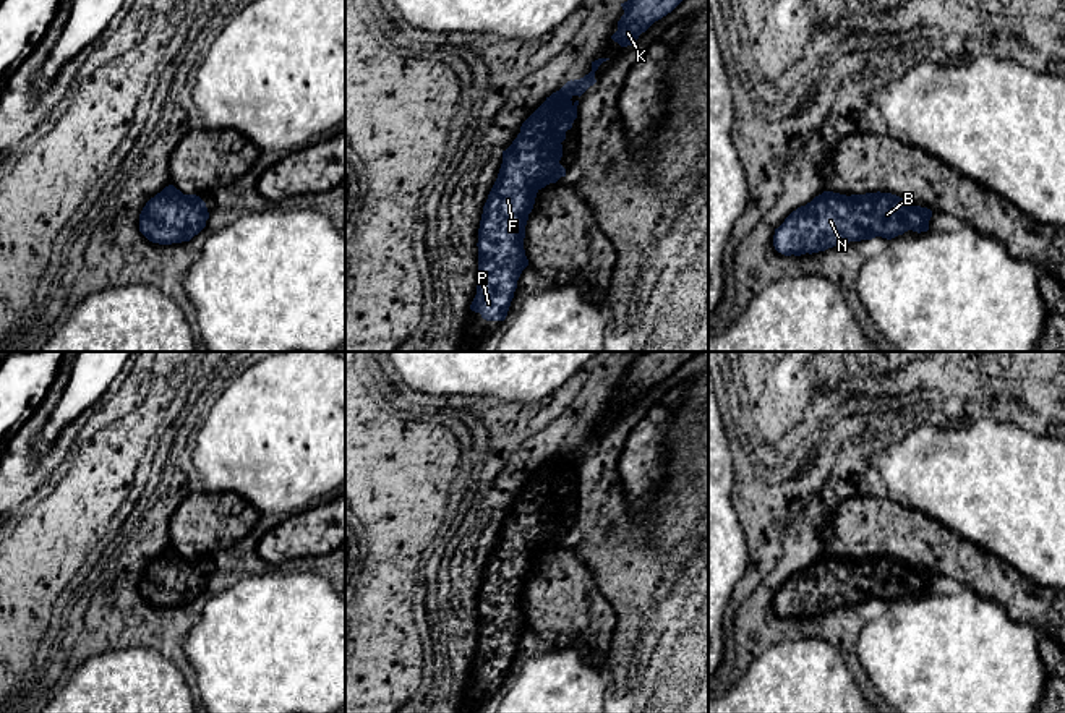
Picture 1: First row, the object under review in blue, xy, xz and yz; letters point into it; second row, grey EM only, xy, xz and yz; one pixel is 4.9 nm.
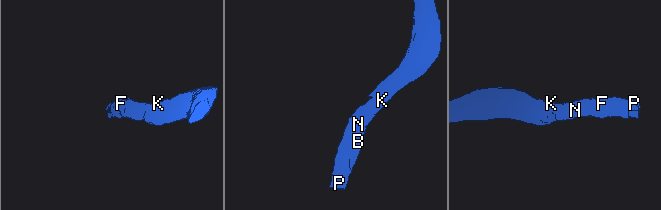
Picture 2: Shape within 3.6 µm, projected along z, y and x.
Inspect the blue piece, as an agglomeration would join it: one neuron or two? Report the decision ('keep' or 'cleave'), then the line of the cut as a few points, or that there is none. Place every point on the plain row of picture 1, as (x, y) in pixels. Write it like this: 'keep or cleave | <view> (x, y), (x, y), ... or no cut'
keep | no cut

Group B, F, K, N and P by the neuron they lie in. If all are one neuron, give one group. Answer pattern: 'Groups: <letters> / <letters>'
Groups: B F K N P

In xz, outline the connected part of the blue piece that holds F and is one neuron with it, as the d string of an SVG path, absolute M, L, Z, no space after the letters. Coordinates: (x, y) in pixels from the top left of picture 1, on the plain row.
M609 421L592 425L592 434L580 442L567 444L559 454L546 463L522 486L520 496L512 507L503 514L503 527L498 541L483 569L478 591L478 640L477 658L470 672L480 676L486 684L504 684L517 651L522 634L528 629L524 613L525 588L533 572L537 556L550 546L566 540L566 532L559 527L562 520L562 504L566 494L572 491L577 481L579 463L597 446L595 434Z

